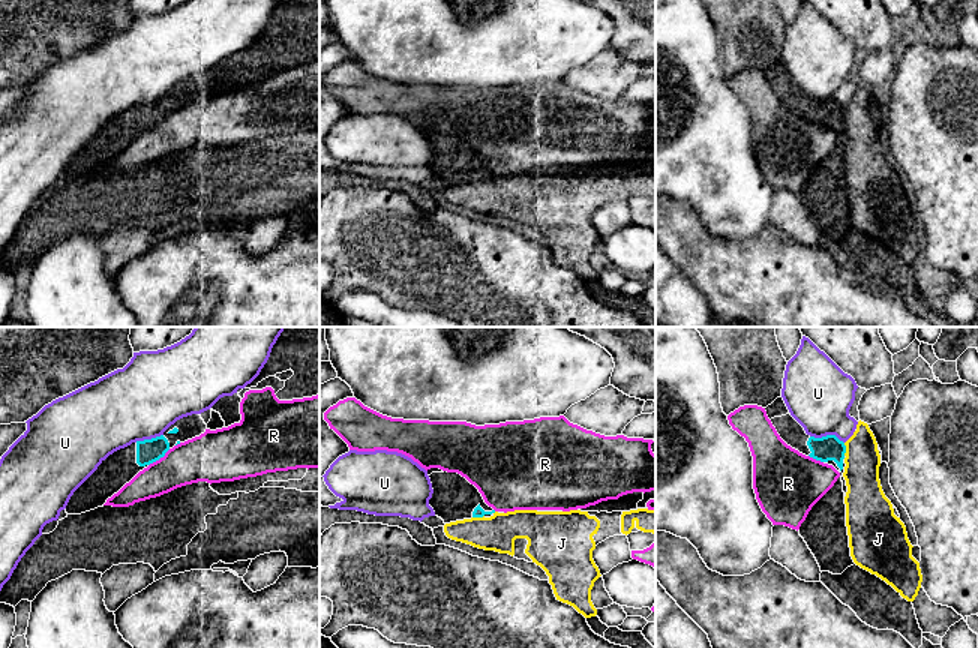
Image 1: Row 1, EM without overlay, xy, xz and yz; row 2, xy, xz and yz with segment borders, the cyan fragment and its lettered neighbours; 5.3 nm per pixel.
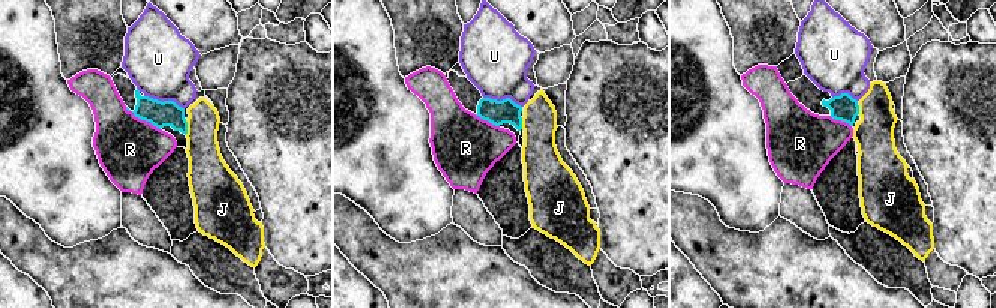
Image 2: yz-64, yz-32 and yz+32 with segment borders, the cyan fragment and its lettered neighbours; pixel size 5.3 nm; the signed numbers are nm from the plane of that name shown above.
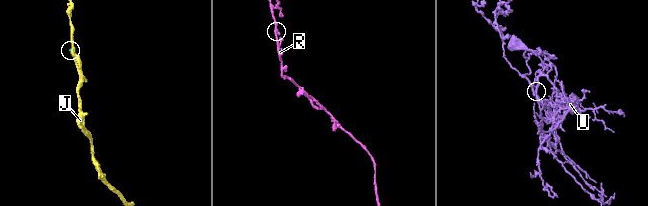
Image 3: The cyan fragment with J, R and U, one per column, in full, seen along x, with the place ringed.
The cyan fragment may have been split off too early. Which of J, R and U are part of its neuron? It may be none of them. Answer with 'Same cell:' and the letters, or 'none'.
Same cell: none

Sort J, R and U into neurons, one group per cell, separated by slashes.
J / R / U

